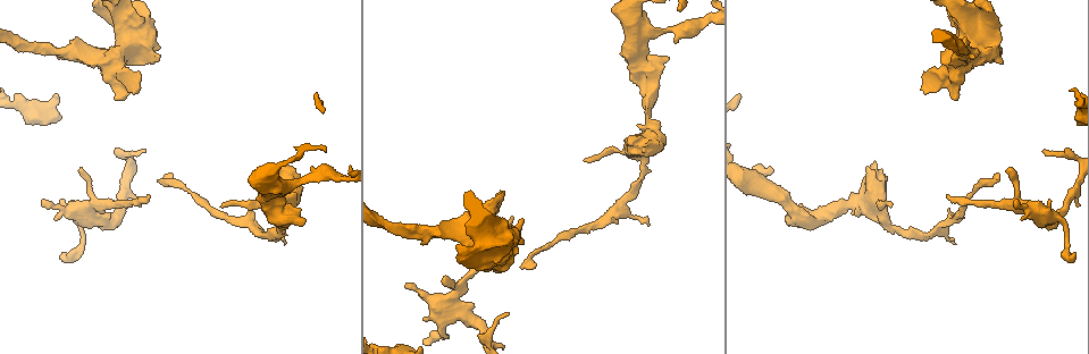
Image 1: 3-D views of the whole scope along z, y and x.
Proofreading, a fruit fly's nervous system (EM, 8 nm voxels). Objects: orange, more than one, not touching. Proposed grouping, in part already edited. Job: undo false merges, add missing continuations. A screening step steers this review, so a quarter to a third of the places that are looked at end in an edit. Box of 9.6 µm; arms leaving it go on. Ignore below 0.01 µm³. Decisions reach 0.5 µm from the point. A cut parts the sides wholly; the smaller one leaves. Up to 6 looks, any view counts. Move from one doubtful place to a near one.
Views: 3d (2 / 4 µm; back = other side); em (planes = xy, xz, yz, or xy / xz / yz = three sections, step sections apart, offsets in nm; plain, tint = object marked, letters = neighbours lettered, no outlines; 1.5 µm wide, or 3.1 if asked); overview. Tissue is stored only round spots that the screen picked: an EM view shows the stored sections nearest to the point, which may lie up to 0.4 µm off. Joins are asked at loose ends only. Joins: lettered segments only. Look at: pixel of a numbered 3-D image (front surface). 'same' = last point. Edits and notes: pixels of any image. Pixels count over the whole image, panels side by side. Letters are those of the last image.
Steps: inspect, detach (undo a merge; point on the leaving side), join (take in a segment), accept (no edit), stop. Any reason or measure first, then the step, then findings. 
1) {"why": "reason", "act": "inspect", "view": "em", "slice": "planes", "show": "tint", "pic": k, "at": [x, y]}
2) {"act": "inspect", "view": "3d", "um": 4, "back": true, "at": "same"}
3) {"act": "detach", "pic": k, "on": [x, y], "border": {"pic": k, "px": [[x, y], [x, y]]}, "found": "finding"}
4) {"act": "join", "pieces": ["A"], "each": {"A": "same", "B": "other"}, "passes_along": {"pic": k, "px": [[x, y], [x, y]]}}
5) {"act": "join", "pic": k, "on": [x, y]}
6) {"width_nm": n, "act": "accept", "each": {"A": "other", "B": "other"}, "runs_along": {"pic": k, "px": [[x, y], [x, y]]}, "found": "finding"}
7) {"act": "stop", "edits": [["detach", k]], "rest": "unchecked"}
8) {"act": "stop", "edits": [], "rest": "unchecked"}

{"why": "sudden change in width", "act": "inspect", "view": "em", "slice": "yz", "step": 8, "show": "tint", "pic": 1, "at": [249, 207]}

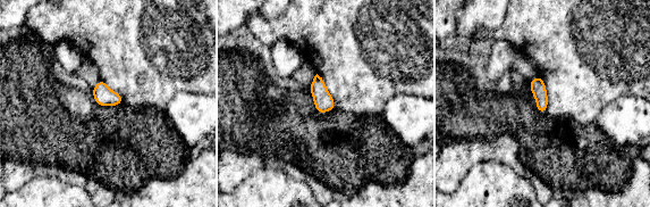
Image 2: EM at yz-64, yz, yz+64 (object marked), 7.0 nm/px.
{"why": "cut it another way", "act": "inspect", "view": "em", "slice": "planes", "show": "letters", "at": "same"}

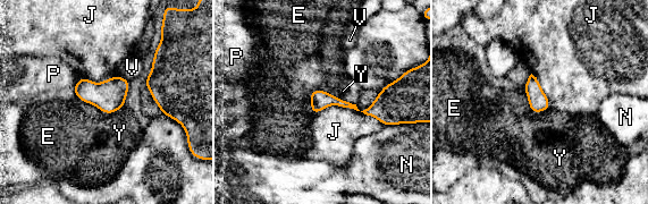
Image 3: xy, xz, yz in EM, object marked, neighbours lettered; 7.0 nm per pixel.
{"act": "accept", "each": {"E": "other", "J": "other", "N": "other", "P": "other", "V": "other", "Y": "other"}, "found": "all the same neuron"}

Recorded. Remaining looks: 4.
{"why": "a fork", "act": "inspect", "view": "3d", "um": 2, "pic": 1, "at": [649, 83]}

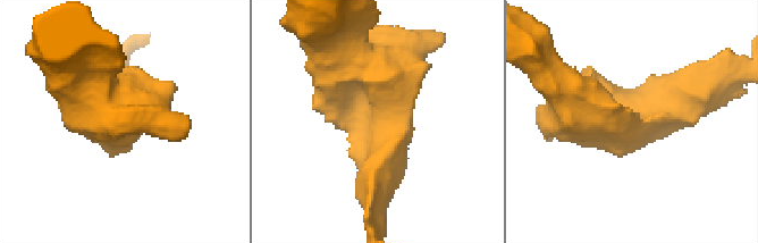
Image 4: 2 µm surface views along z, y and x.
{"arms": 3, "act": "inspect", "view": "em", "slice": "xy", "step": 4, "show": "tint", "pic": 4, "at": [639, 120]}

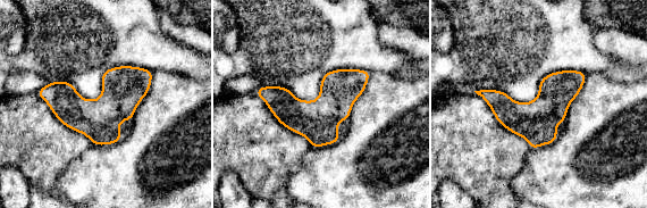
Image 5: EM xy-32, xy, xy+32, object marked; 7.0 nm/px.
{"why": "another direction", "act": "inspect", "view": "em", "slice": "yz", "step": 8, "show": "letters", "at": "same"}

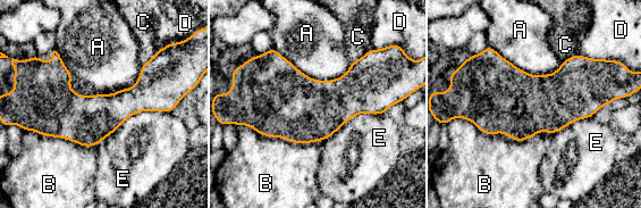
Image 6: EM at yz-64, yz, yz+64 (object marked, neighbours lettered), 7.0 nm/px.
{"act": "accept", "each": {"A": "other", "B": "other", "C": "other", "D": "other", "E": "other"}, "border": {"pic": 6, "px": [[56, 50], [77, 93], [141, 72]]}, "found": "one neuron here"}

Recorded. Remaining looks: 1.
{"act": "stop", "edits": [], "rest": "unchecked"}

